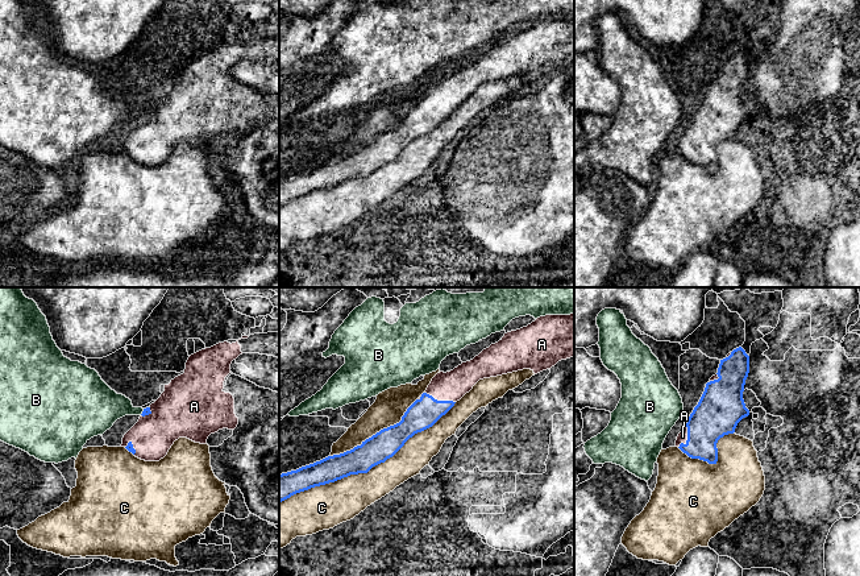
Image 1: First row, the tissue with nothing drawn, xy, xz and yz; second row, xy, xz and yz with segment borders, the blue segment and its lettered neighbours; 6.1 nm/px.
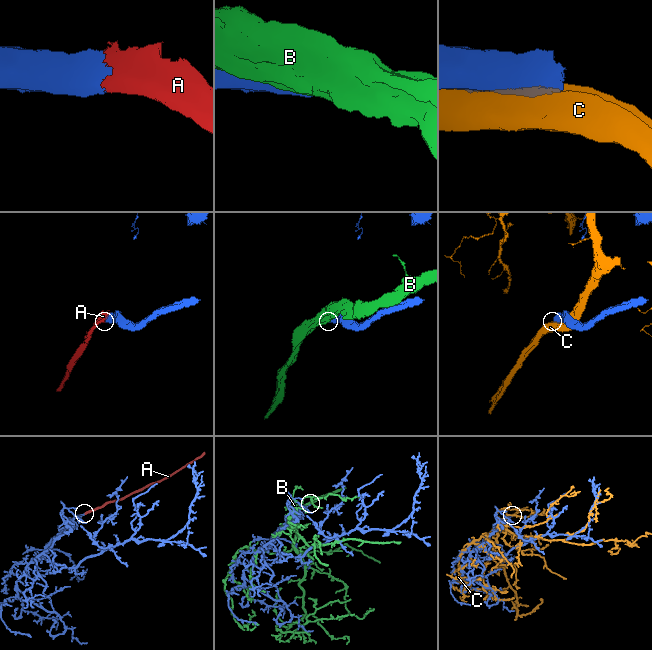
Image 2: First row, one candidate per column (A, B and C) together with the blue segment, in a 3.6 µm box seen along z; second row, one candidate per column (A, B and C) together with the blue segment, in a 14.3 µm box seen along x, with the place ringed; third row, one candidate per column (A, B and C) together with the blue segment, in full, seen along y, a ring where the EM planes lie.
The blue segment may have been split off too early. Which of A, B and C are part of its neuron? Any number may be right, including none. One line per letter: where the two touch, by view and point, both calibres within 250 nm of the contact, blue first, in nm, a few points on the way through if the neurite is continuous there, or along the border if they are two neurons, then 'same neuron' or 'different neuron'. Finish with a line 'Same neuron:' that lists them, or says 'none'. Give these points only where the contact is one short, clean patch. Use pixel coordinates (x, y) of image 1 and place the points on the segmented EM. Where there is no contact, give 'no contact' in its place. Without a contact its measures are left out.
A: contact xz (440, 401); calibres 180 and 180 nm; same neuron
B: contact xy (142, 411); calibres 50 and 240 nm; different neuron
C: contact xz (368, 471); calibres 170 and 260 nm; different neuron
Same neuron: A

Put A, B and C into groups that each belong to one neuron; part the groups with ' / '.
A / B / C

